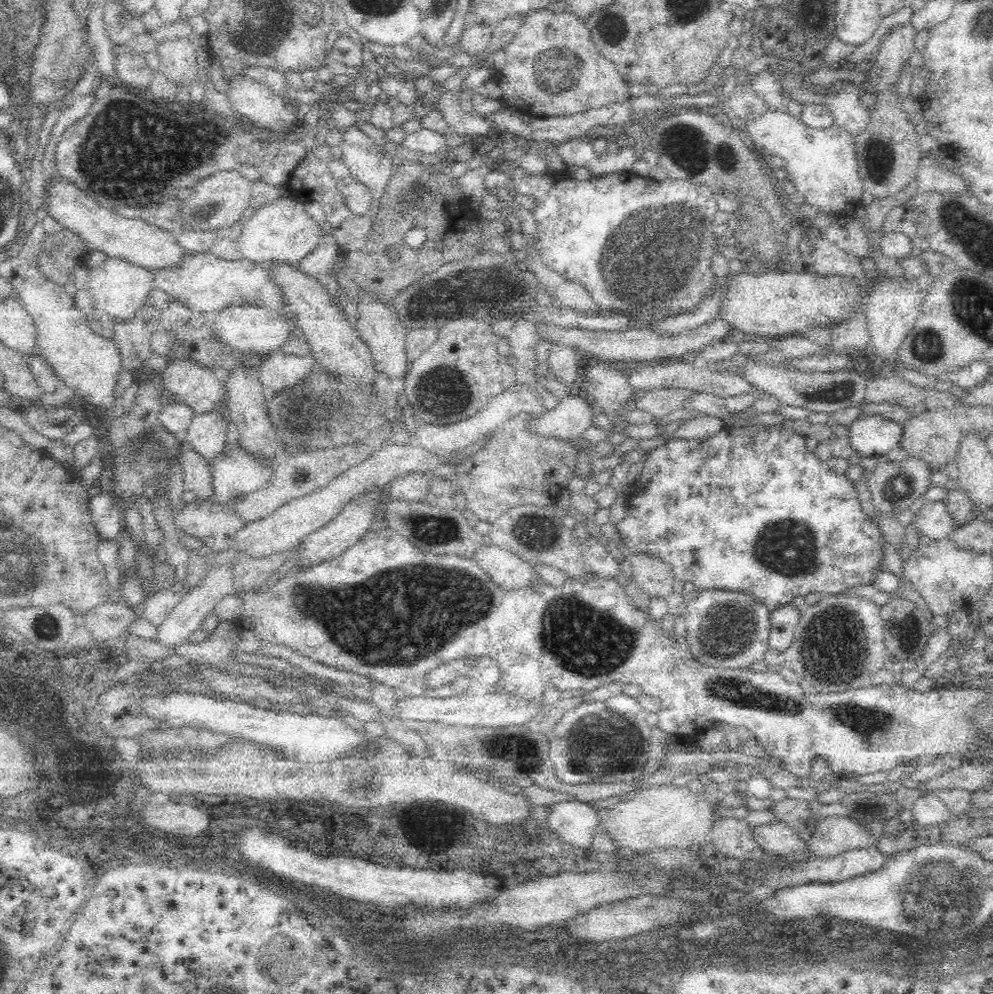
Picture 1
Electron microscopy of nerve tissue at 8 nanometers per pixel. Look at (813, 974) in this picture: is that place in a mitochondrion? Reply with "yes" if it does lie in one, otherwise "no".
yes

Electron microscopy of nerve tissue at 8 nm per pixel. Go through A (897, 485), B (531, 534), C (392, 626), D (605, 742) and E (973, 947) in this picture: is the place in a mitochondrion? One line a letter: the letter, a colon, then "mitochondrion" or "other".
A: mitochondrion
B: mitochondrion
C: mitochondrion
D: mitochondrion
E: mitochondrion

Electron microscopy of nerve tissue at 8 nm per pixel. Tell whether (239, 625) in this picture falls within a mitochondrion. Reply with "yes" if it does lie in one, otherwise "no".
no

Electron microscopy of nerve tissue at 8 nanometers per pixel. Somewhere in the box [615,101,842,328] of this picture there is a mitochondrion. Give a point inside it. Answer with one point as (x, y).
(688, 147)

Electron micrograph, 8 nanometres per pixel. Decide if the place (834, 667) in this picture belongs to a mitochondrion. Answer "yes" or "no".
yes

